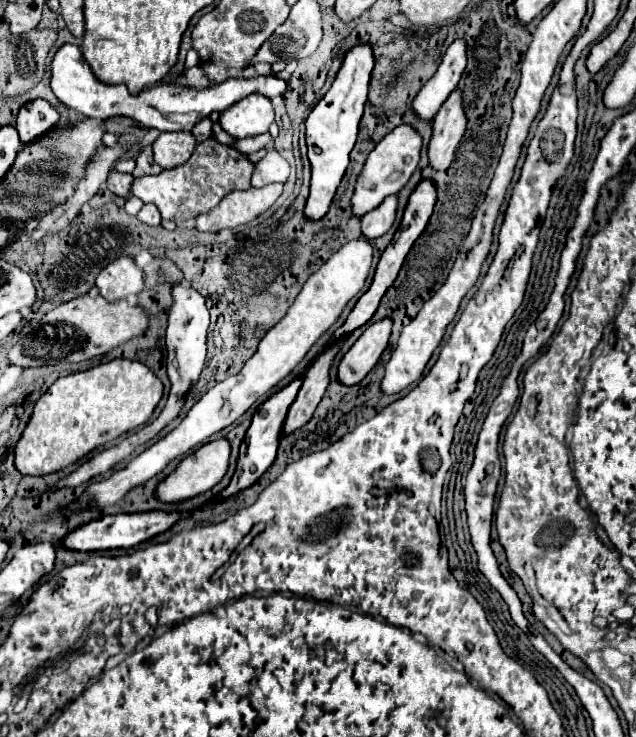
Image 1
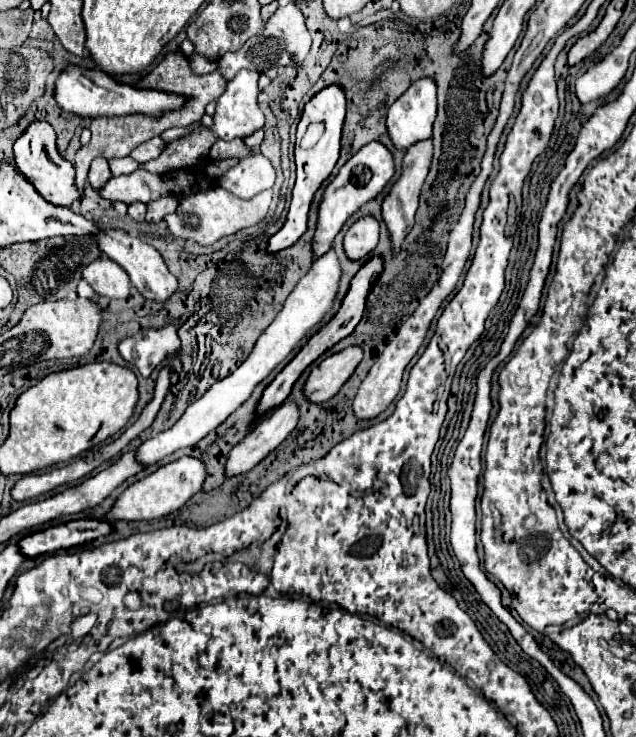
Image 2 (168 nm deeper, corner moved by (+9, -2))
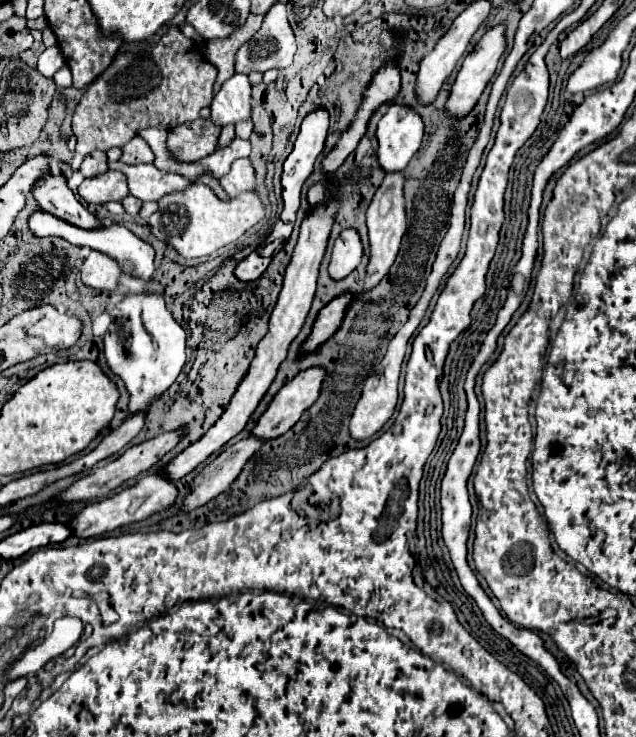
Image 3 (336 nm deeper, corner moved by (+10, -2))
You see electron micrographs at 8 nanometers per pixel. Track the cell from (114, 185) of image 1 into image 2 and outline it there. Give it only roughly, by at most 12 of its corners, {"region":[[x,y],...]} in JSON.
{"region":[[107,159],[91,163],[89,185],[101,189],[111,179]]}

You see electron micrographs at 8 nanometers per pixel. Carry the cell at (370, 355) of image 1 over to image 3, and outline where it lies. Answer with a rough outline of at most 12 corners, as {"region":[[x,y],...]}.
{"region":[[324,369],[300,371],[274,395],[250,435],[276,439],[318,399]]}

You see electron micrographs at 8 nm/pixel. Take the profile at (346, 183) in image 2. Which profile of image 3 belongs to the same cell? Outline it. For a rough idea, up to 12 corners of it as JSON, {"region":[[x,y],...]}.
{"region":[[312,209],[270,327],[222,417],[160,473],[178,481],[236,437],[310,311],[338,209]]}

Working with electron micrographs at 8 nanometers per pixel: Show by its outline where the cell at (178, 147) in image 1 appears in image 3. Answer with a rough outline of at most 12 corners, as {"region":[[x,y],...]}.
{"region":[[142,137],[122,147],[122,163],[152,163],[154,153]]}

